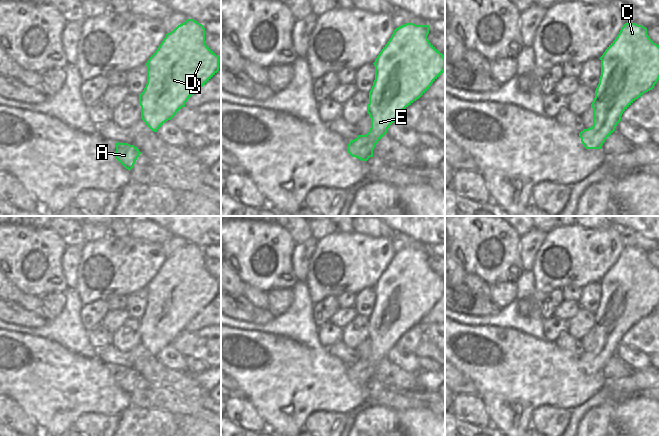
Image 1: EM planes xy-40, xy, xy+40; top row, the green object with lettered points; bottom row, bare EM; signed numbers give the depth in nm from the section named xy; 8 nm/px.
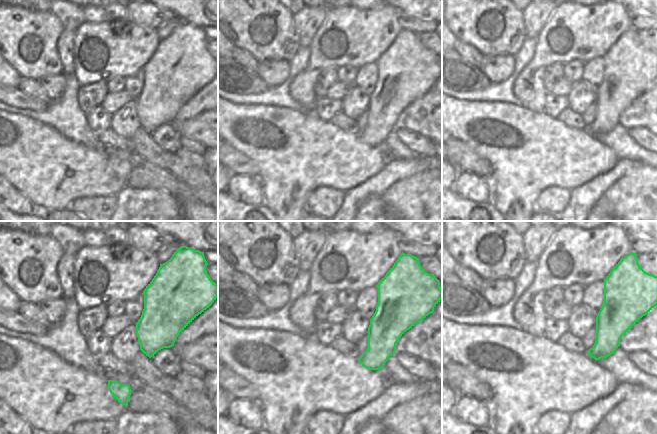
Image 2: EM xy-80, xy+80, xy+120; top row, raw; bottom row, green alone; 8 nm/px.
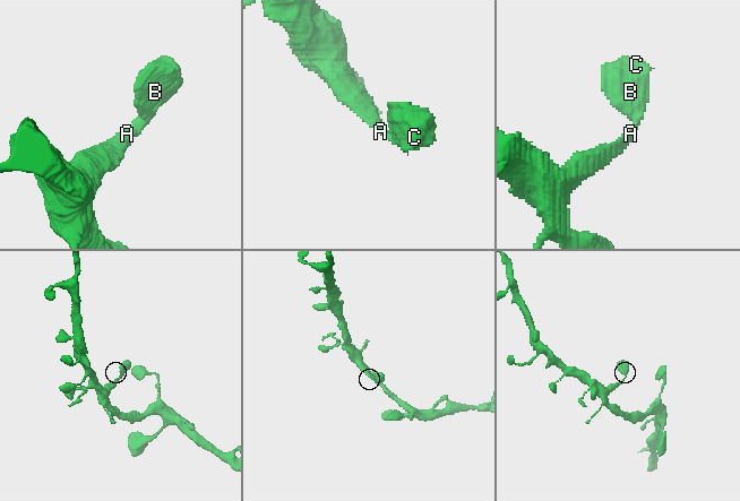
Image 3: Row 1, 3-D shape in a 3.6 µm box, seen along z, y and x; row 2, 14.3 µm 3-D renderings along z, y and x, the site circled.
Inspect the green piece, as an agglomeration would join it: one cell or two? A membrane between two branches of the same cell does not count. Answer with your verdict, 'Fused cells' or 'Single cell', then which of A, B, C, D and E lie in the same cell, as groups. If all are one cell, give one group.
Single cell. Groups: A B C D E.

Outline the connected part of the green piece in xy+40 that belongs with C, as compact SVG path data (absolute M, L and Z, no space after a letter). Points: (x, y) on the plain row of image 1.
M625 247L615 264L607 271L601 284L601 300L595 314L593 332L593 350L579 357L581 366L586 373L601 373L605 364L615 355L621 345L623 336L644 317L652 314L659 304L659 269L654 267L647 258L647 252L636 247Z

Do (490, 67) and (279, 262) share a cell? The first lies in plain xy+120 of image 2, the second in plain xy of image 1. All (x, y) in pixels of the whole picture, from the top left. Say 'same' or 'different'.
different

